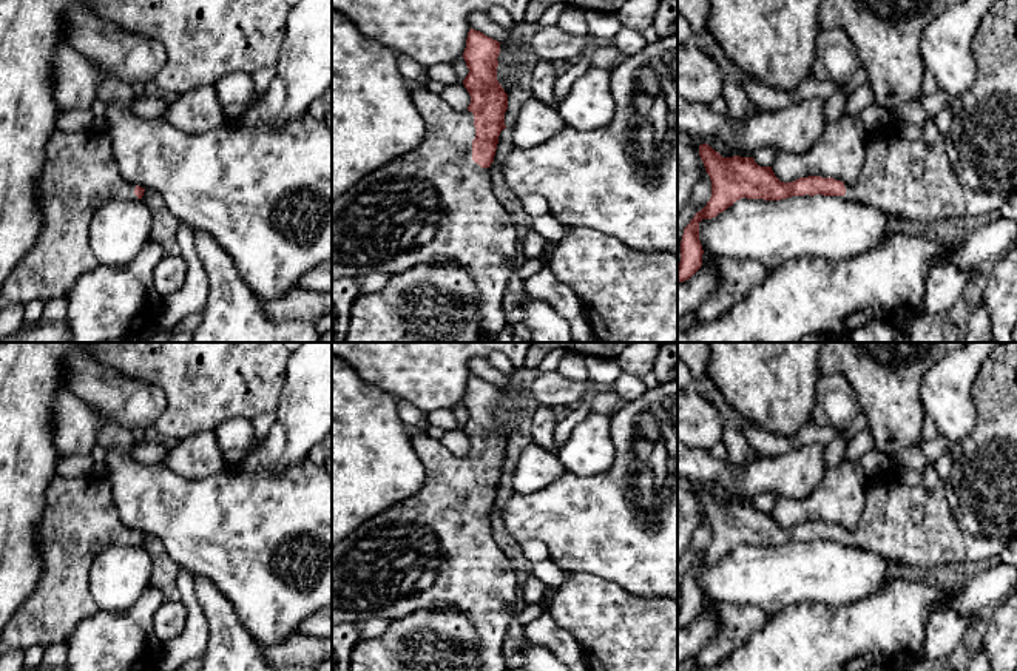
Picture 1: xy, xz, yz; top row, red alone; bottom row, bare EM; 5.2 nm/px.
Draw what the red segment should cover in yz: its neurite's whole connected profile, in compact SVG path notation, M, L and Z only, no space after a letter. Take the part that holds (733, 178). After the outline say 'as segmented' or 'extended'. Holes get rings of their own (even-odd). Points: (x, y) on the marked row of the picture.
M931 117L917 140L904 139L895 125L867 134L863 170L853 184L818 173L786 184L772 167L759 167L753 157L722 157L707 143L699 145L699 156L711 180L711 197L684 228L677 282L690 279L702 265L699 222L716 217L742 197L836 196L926 225L997 213L1008 199L961 185L946 154L944 133Z; extended

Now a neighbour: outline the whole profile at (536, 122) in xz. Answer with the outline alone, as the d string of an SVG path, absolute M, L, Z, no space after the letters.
M531 97L522 105L509 131L515 147L529 148L543 143L565 126L557 108Z

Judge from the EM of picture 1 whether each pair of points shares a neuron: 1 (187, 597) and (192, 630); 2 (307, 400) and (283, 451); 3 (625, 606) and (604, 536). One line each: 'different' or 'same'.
1: same
2: same
3: different

